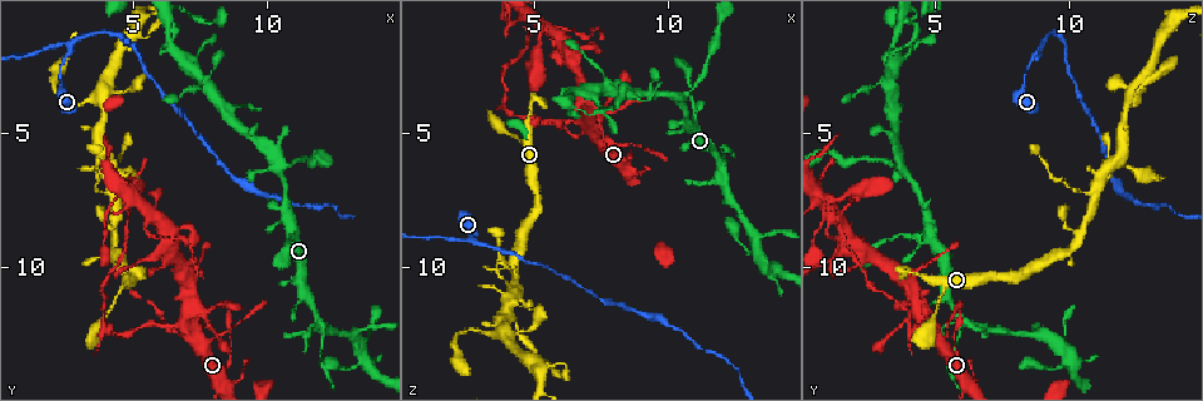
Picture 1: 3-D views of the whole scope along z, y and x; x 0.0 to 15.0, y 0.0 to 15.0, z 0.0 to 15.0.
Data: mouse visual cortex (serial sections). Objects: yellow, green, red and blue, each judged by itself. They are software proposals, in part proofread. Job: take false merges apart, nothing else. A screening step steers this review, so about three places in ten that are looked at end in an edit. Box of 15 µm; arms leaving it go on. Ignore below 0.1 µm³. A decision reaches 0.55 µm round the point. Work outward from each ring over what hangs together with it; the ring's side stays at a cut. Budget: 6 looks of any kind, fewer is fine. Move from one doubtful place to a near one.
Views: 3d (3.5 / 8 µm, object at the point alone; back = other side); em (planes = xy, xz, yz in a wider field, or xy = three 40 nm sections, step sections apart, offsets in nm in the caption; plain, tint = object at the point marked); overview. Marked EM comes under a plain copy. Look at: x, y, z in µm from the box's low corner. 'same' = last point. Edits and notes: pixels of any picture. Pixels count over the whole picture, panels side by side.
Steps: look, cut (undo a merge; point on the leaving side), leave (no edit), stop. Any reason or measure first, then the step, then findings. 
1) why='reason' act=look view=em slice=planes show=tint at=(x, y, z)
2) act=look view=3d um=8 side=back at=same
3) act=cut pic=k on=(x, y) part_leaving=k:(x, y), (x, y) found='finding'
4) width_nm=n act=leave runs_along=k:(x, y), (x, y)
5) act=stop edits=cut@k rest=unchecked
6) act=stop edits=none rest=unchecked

why='a fork' act=look view=3d um=3.5 at=(3.9, 6.0, 11.7)

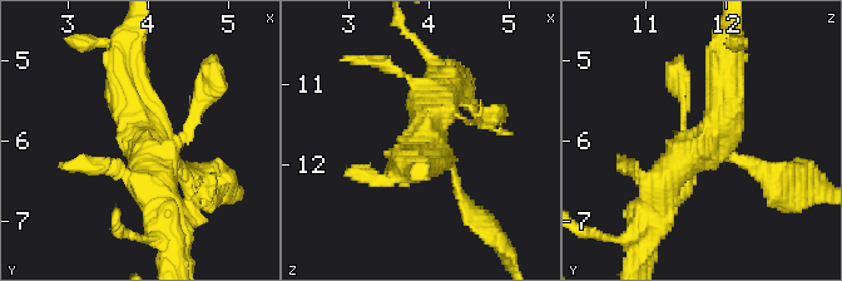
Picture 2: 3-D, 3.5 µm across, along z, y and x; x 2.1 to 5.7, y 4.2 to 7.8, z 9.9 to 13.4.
act=look view=em slice=xy step=3 show=tint at=(3.95, 6.05, 11.70)

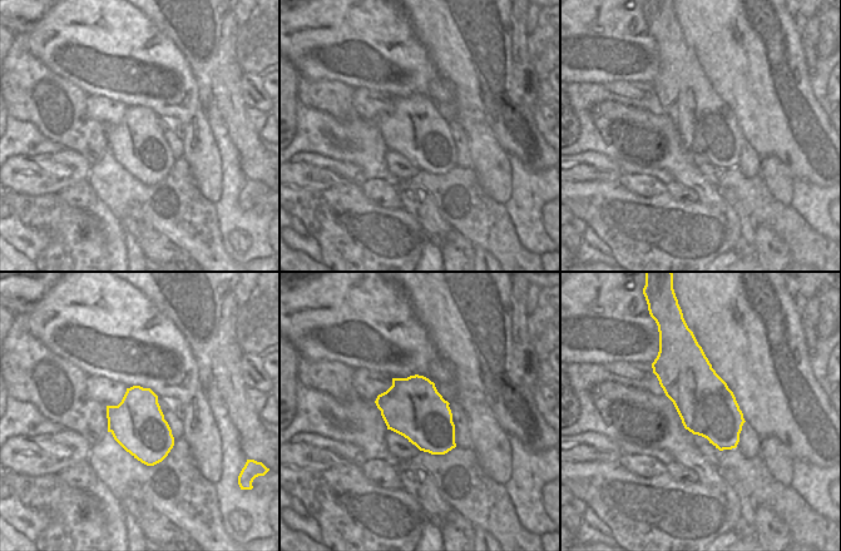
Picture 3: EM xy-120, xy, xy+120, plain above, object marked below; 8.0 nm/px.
act=look view=em slice=xy step=2 show=tint at=same

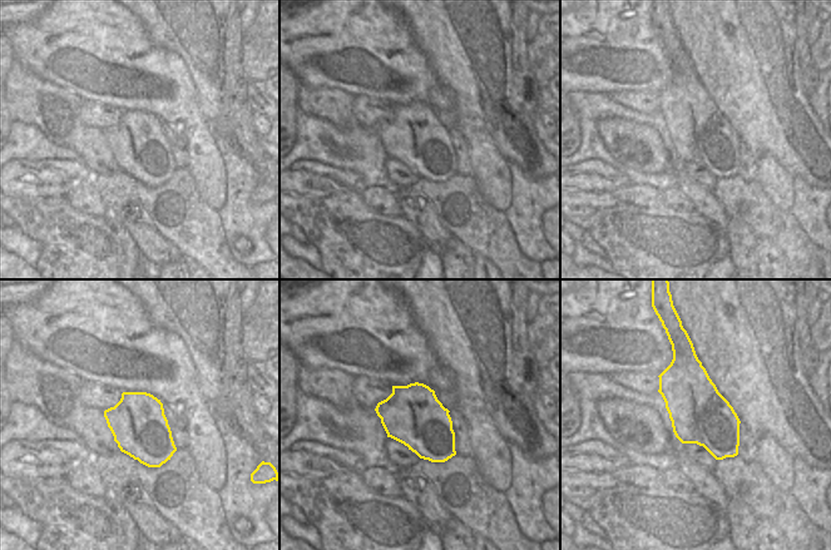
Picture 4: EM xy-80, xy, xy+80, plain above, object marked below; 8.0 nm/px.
act=leave runs_along=2:(653, 203), (723, 116), (727, 69) found='one cell here'

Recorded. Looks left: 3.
why='four or more arms meet' act=look view=3d um=3.5 at=(3.8, 3.7, 12.4)

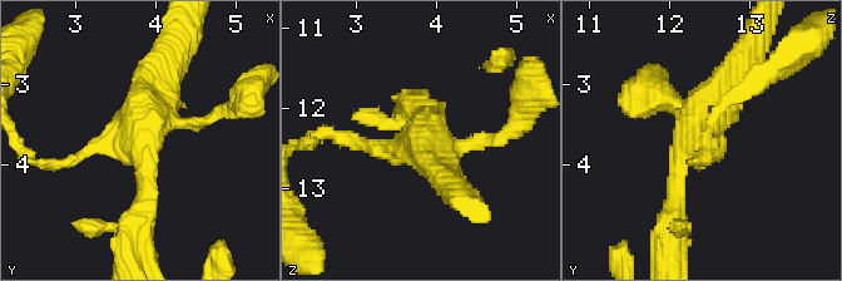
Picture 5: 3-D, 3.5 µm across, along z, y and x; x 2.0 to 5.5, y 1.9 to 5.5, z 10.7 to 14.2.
arms=4 arm_widths_nm=150,200,250,400 act=look view=em slice=xy step=2 show=tint at=(3.80, 3.70, 12.25)

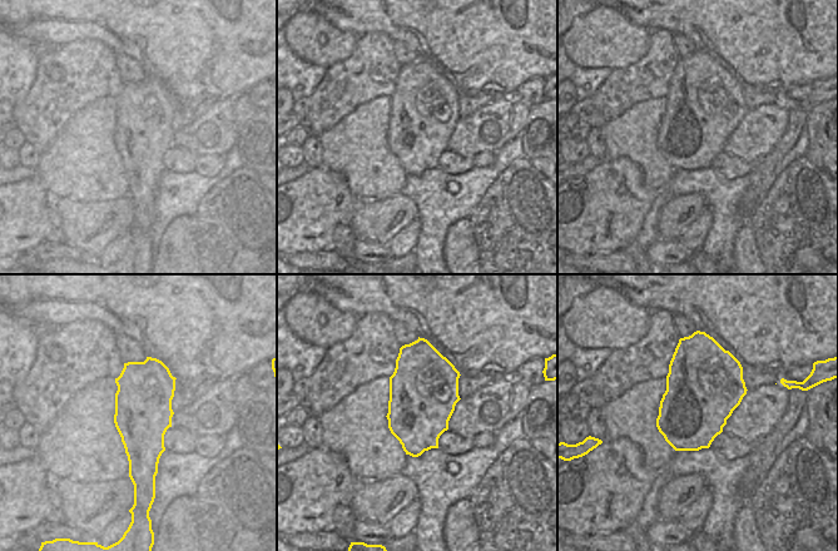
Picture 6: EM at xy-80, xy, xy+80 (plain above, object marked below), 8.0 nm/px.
why='cut it another way' act=look view=em slice=xy step=3 show=tint at=same

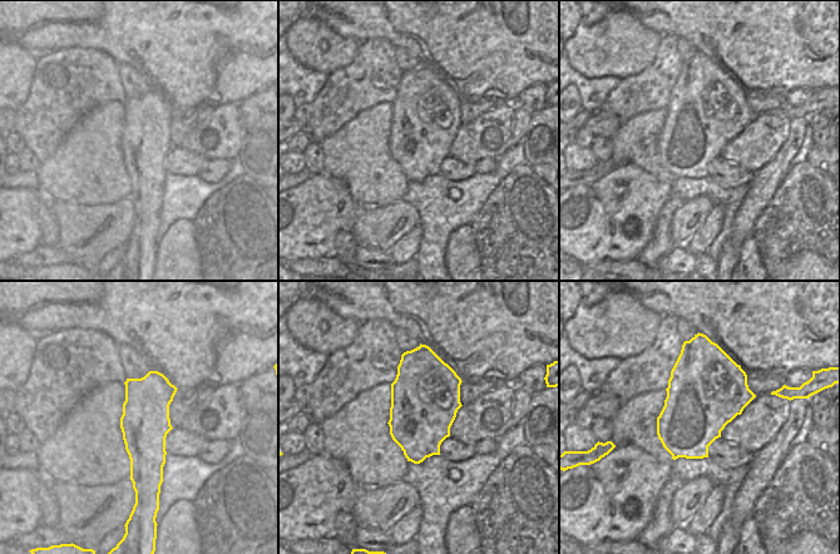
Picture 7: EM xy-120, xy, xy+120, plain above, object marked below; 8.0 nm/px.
act=leave runs_along=5:(674, 218), (677, 164), (738, 77) found='all the same cell'

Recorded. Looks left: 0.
act=stop edits=none rest=unchecked

